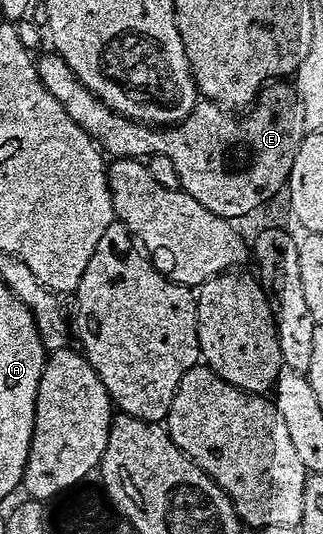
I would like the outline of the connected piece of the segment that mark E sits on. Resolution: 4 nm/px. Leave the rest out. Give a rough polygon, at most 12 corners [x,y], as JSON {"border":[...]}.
{"border":[[58,54],[44,88],[111,159],[168,156],[179,187],[239,220],[290,181],[295,87],[237,113],[202,100],[159,128],[109,110]]}

